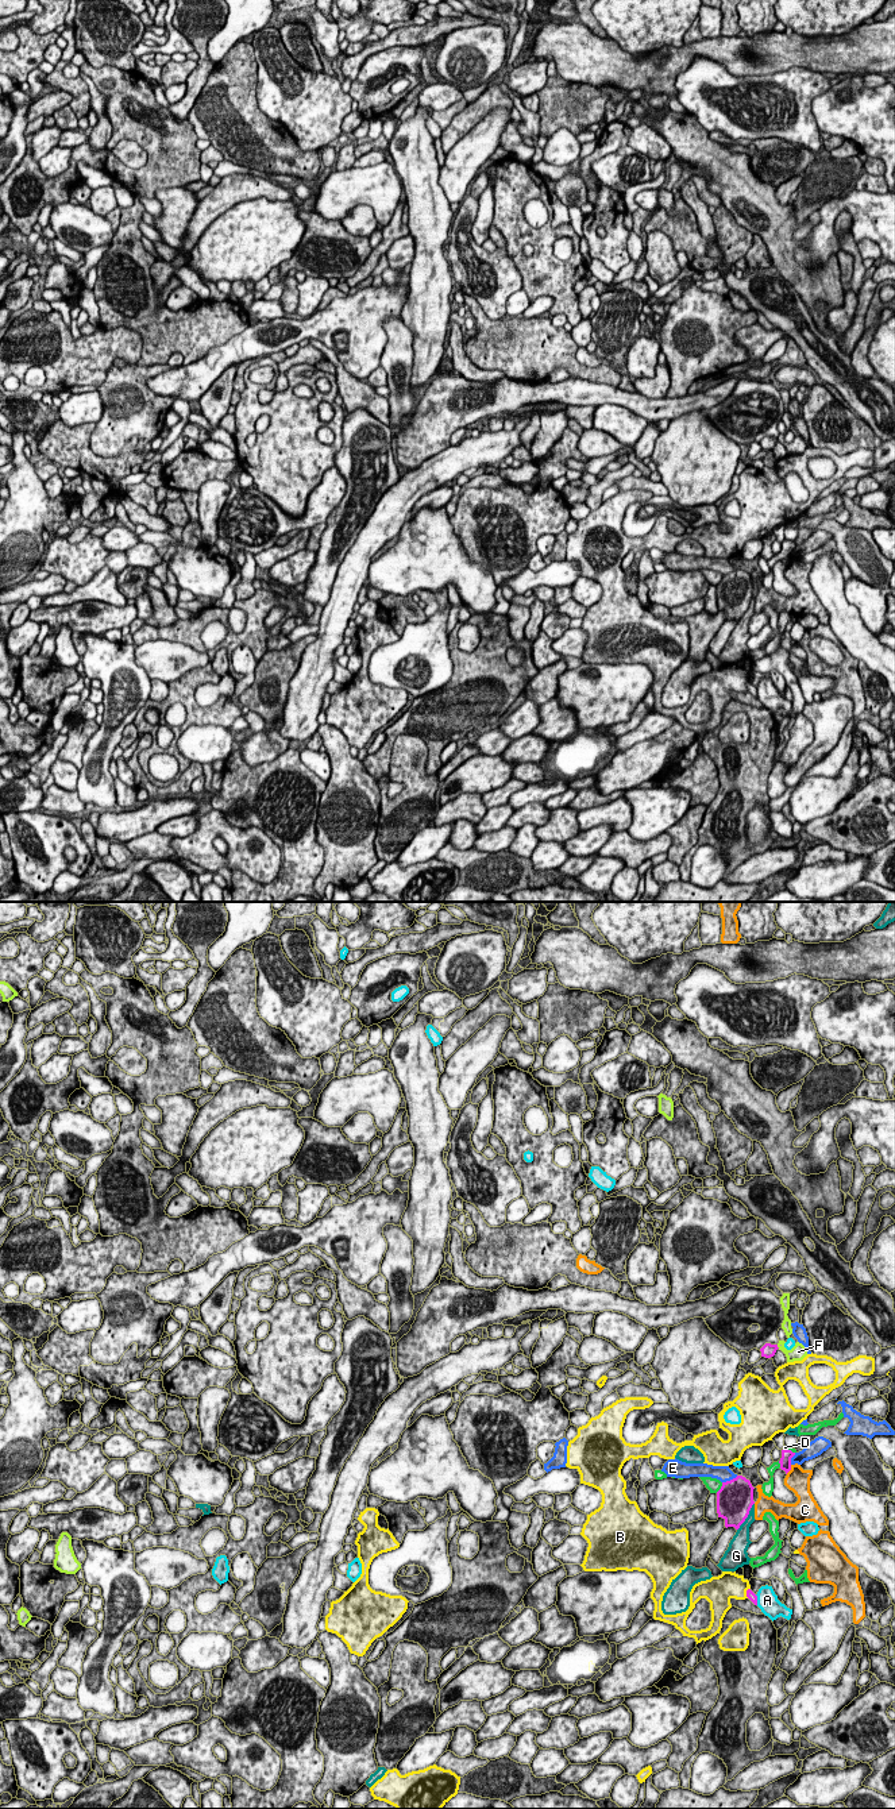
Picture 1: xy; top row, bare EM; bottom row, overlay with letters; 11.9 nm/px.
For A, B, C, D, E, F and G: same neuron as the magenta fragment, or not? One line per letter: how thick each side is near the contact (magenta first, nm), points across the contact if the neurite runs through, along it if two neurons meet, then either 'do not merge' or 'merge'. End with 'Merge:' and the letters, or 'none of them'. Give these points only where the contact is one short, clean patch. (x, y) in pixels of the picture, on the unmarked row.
A: 90 nm thick on the magenta side, 240 nm on the other; do not merge
B: 90 nm thick on the magenta side, 320 nm on the other; do not merge
C: 130 nm thick on the magenta side, 280 nm on the other; do not merge
D: 440 nm thick on the magenta side, 160 nm on the other; merge
E: 440 nm thick on the magenta side, 190 nm on the other; do not merge
F: 170 nm thick on the magenta side, 160 nm on the other; border along xy (776, 438), (779, 440); do not merge
G: 420 nm thick on the magenta side, 170 nm on the other; do not merge
Merge: D

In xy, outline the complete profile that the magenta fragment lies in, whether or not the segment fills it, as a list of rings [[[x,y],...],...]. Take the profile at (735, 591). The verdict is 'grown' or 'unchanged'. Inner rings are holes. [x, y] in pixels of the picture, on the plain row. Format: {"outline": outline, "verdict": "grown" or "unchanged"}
{"outline": [[[742,568],[721,575],[711,570],[699,570],[710,586],[717,587],[717,606],[725,613],[725,620],[736,622],[745,614],[753,594],[753,579],[749,572]]], "verdict": "grown"}

